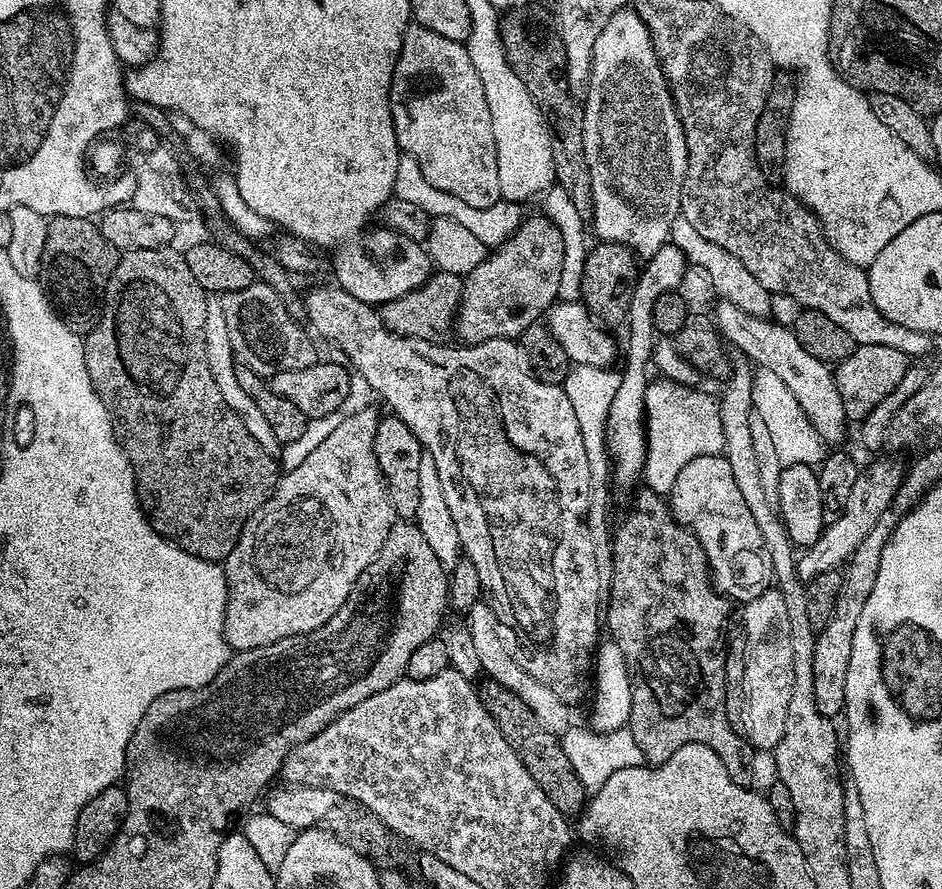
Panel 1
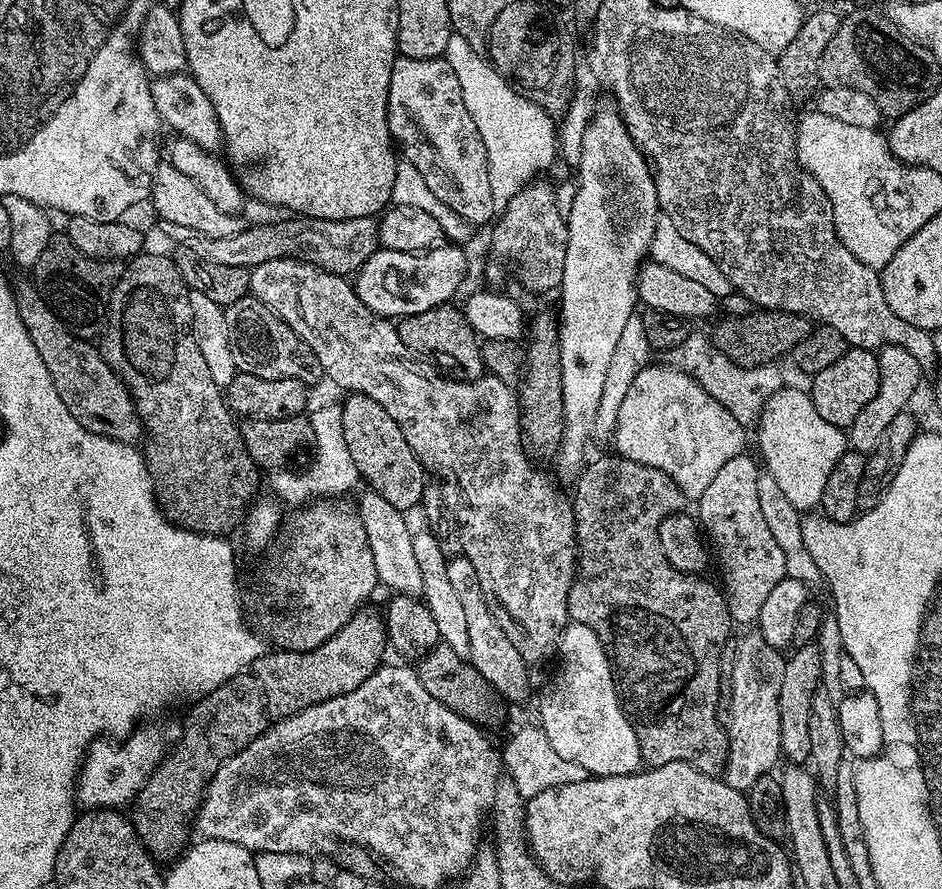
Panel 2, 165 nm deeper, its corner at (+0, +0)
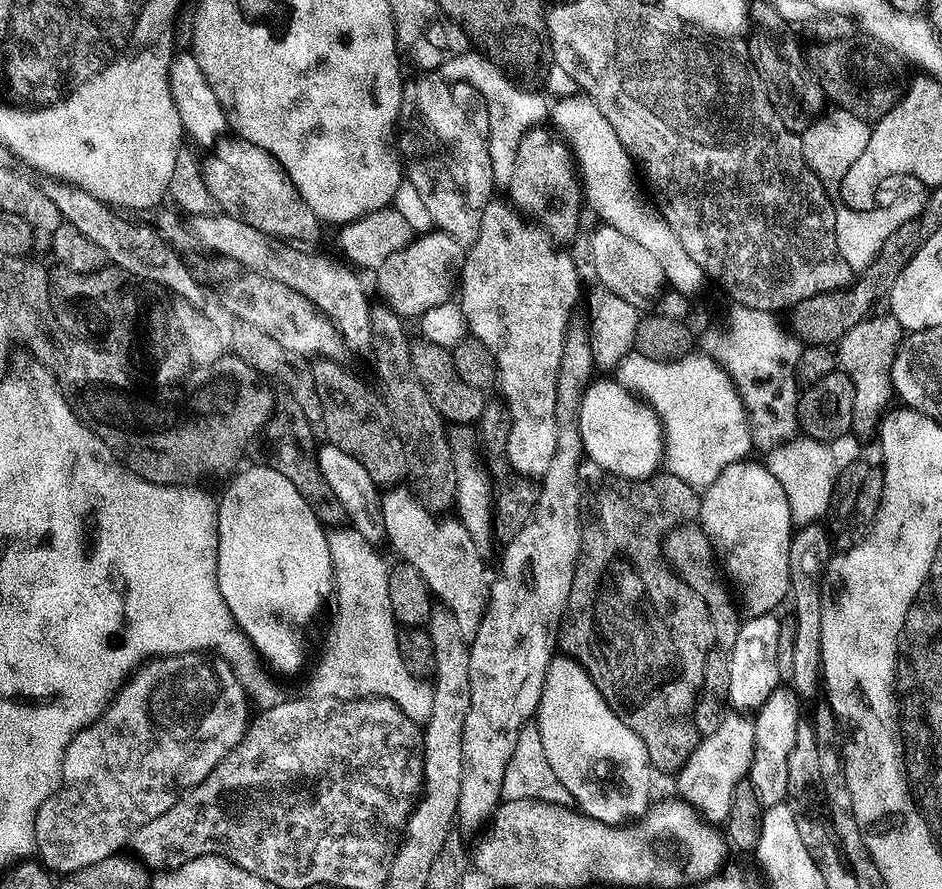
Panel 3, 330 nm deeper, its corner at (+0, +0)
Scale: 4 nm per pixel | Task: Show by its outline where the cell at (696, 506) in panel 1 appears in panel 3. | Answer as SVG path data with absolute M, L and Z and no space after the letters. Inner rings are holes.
M749 458L726 466L709 488L703 489L698 523L716 549L727 579L734 588L736 583L743 611L748 616L767 616L790 596L790 542L794 525L782 482L770 474L767 463L755 464L754 460Z

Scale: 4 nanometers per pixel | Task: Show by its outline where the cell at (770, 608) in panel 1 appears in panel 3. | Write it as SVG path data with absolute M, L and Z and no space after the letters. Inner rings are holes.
M744 714L725 715L714 734L703 737L694 754L680 768L675 777L679 799L691 806L710 822L724 822L728 818L735 786L742 782L752 768L754 758L754 726Z

